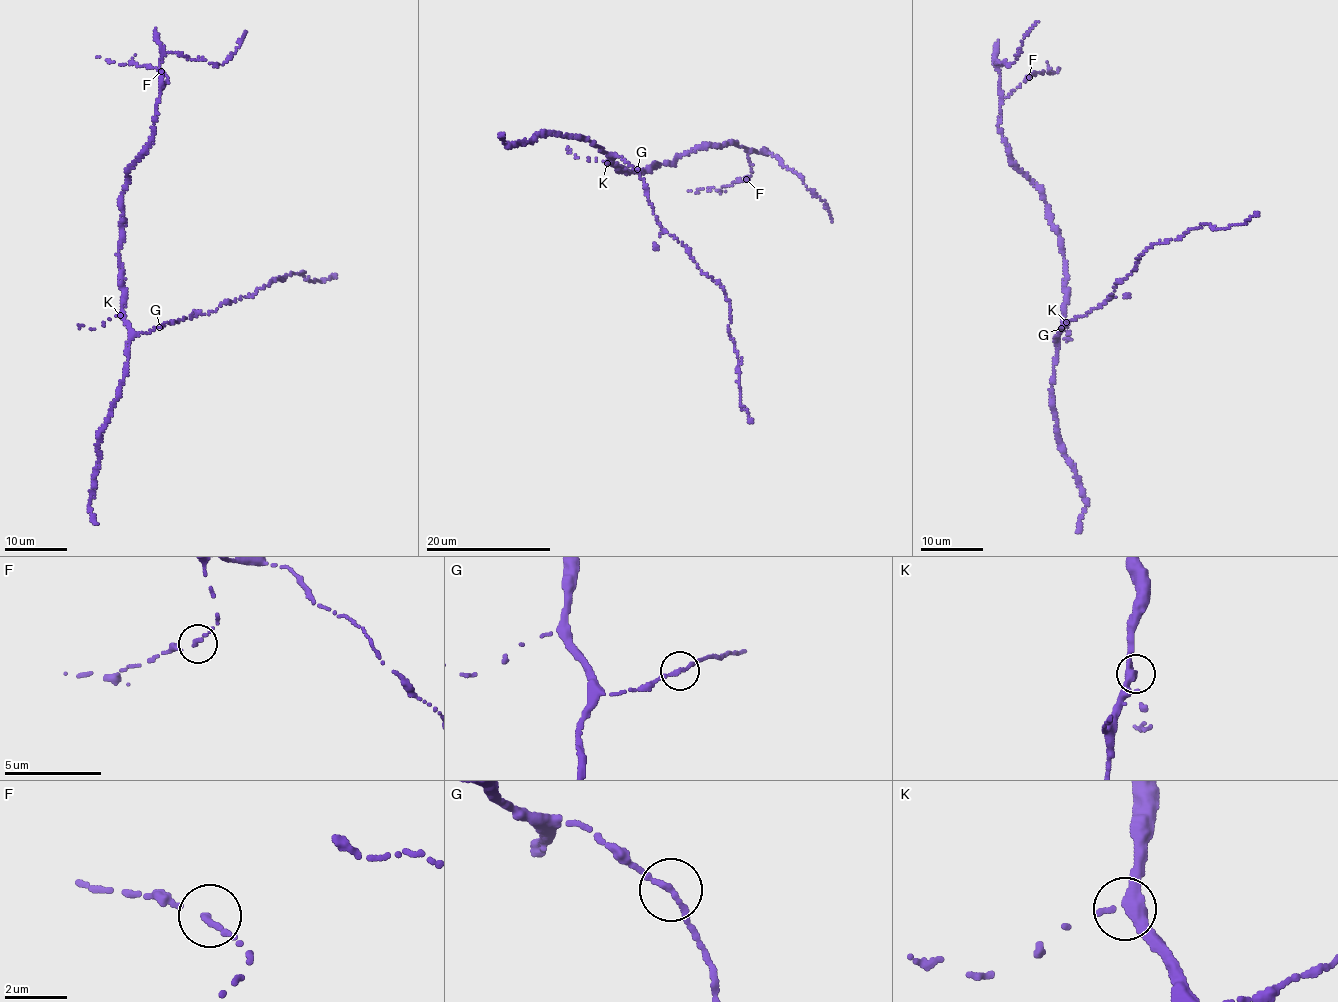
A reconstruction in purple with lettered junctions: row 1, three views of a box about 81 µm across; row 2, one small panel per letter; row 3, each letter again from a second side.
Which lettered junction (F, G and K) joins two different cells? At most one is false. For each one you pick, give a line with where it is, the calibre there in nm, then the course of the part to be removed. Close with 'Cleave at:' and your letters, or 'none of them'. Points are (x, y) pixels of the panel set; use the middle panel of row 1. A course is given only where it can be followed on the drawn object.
Cleave at: none of them

